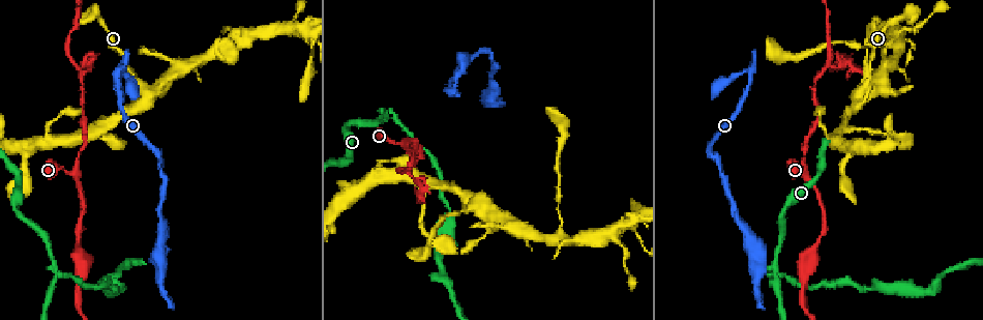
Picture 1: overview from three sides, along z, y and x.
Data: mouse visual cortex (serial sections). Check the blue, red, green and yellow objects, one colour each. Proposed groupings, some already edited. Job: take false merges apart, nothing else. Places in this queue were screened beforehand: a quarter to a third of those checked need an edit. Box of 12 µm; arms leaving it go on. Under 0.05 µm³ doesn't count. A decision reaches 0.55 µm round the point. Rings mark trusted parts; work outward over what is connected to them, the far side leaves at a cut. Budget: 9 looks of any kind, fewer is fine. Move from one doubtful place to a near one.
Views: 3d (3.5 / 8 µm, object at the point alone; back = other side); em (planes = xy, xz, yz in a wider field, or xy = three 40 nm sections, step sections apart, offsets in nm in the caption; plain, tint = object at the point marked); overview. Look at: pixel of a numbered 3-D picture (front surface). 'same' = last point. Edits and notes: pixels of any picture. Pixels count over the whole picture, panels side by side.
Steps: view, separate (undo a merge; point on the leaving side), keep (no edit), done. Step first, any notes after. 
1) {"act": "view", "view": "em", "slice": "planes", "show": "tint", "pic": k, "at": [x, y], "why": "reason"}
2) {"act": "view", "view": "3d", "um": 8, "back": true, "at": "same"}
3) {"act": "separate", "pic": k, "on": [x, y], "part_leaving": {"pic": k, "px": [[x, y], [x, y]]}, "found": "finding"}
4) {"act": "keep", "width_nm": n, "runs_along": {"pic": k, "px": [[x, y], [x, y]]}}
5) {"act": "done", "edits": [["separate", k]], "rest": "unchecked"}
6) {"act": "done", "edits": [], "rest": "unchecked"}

{"act": "view", "view": "em", "slice": "xy", "step": 3, "show": "tint", "pic": 1, "at": [561, 239], "why": "thin neck"}

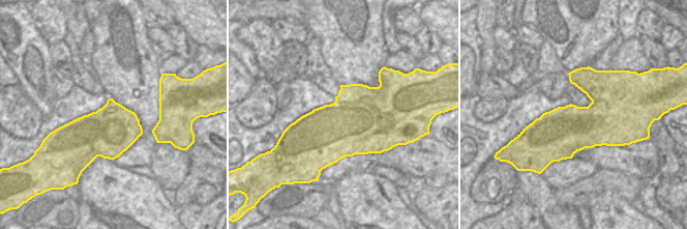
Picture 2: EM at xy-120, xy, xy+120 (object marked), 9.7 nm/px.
{"act": "view", "view": "3d", "um": 3.5, "at": "same", "why": "see where the arms go"}

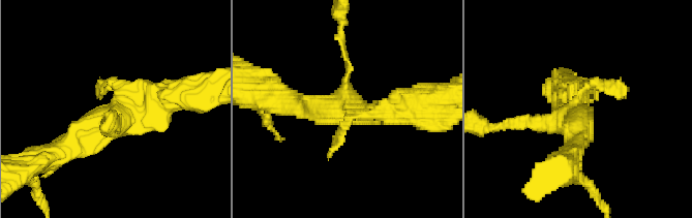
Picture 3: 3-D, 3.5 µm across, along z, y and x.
{"act": "keep", "runs_along": {"pic": 3, "px": [[56, 153], [177, 95]]}, "found": "continuous, no second cell"}

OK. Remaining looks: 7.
{"act": "view", "view": "3d", "um": 3.5, "pic": 1, "at": [412, 145], "why": "thin neck"}

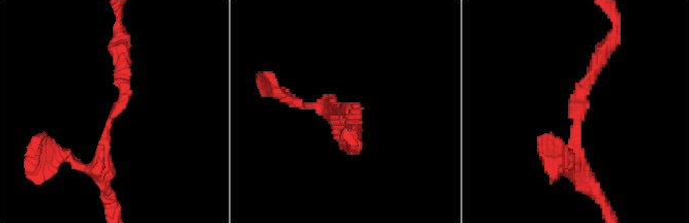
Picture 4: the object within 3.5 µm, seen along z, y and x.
{"act": "view", "view": "em", "slice": "xy", "step": 5, "show": "tint", "pic": 4, "at": [340, 111], "why": "shape alone is not enough"}

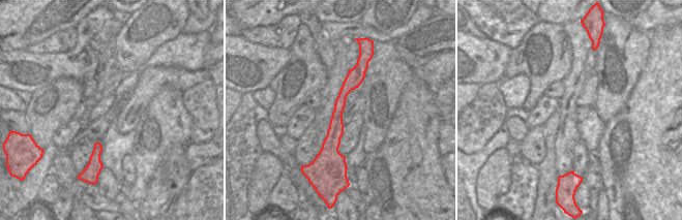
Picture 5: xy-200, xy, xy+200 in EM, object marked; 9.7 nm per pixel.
{"act": "keep", "runs_along": {"pic": 5, "px": [[359, 62], [338, 106], [332, 166]]}, "found": "one cell here"}

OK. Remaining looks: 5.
{"act": "view", "view": "3d", "um": 3.5, "pic": 1, "at": [388, 115], "why": "sharp bend"}

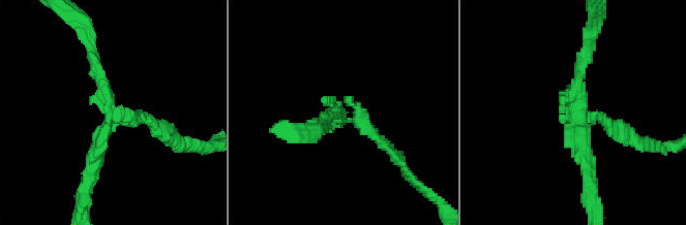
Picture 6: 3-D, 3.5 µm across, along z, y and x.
{"act": "view", "view": "em", "slice": "planes", "show": "tint", "pic": 6, "at": [338, 115]}

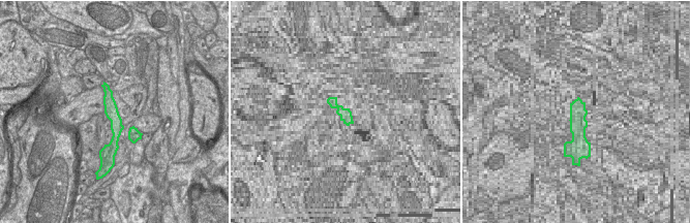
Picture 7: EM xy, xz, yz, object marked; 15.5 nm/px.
{"act": "separate", "pic": 6, "on": [377, 137], "part_leaving": {"pic": 6, "px": [[349, 118], [371, 131], [416, 184]]}, "found": "a second cell is stuck on"}

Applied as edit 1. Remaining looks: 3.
{"act": "view", "view": "3d", "um": 8, "pic": 1, "at": [116, 75]}

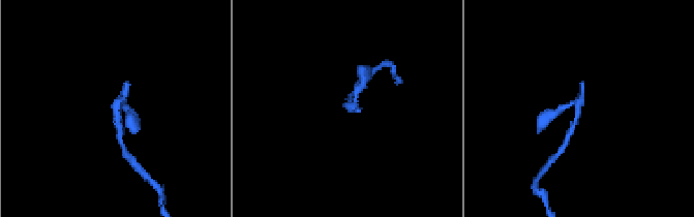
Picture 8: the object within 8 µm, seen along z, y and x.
{"act": "view", "view": "em", "slice": "xy", "step": 2, "show": "tint", "pic": 8, "at": [118, 105]}

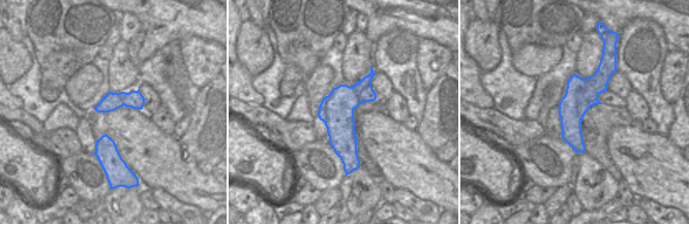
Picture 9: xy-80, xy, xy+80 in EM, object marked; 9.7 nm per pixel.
{"act": "separate", "pic": 8, "on": [559, 111], "found": "a second cell is stuck on"}

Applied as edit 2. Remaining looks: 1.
{"act": "done", "edits": [["separate", 6], ["separate", 8]], "rest": "unchecked"}

